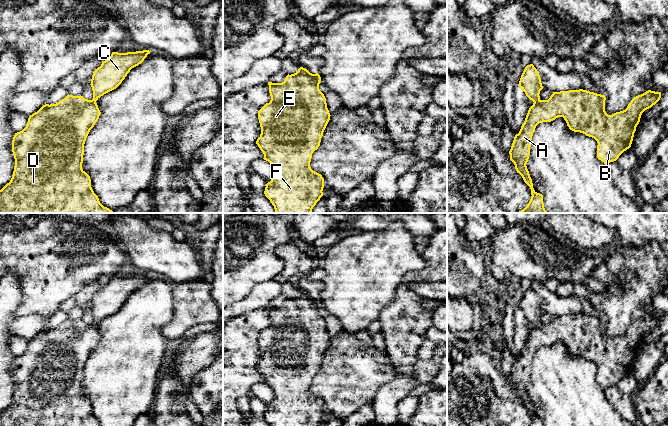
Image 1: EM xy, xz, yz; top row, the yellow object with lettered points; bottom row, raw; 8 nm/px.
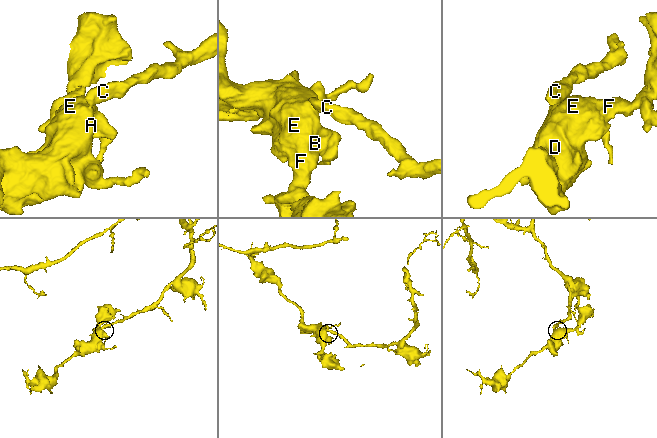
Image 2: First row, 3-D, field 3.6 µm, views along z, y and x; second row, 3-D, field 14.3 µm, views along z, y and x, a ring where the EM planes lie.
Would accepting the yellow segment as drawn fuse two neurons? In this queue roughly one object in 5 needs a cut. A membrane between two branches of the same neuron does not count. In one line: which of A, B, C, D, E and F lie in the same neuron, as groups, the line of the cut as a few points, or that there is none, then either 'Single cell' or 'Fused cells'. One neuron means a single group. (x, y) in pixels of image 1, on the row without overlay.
Groups: A B D E F / C. Split along yz (539, 323), (534, 326). Fused cells

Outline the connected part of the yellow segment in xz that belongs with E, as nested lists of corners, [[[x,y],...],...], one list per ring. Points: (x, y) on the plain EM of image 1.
[[[303,291],[294,298],[288,298],[282,307],[268,306],[271,324],[258,336],[261,358],[256,368],[264,378],[263,383],[274,391],[274,400],[266,408],[264,415],[270,426],[318,426],[323,420],[324,402],[310,391],[312,378],[320,370],[323,356],[331,340],[326,322],[319,314],[320,307],[314,298]]]

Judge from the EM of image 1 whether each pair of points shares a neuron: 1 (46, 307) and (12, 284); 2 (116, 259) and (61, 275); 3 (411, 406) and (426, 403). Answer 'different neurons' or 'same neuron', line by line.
1: different neurons
2: same neuron
3: different neurons

